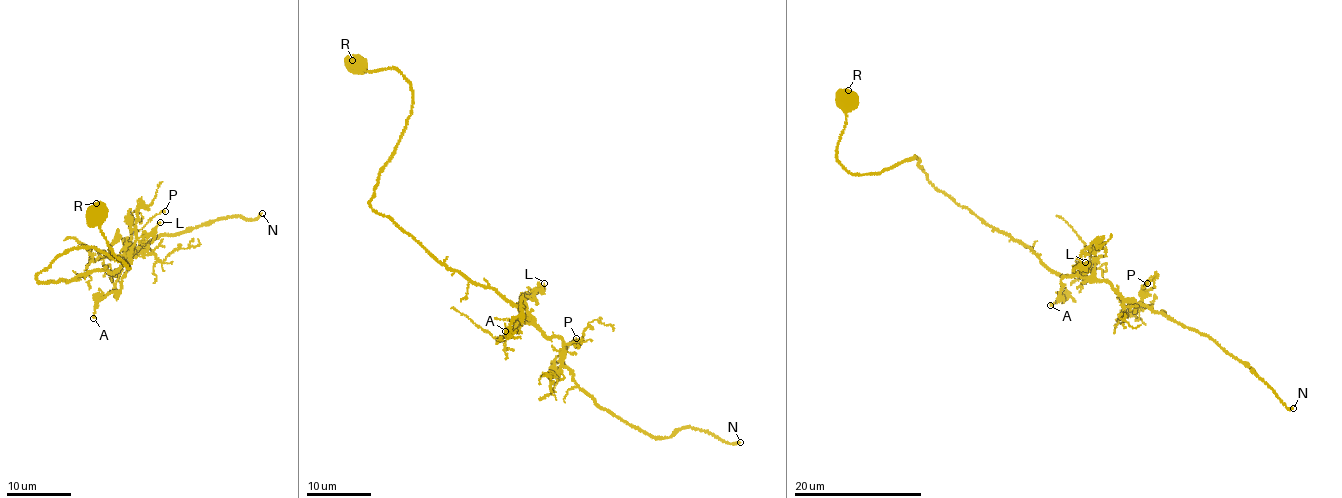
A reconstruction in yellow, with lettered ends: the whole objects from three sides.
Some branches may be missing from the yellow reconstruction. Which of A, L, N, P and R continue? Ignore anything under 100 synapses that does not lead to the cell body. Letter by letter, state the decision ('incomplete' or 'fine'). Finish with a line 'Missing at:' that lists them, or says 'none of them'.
A: fine
L: fine
N: incomplete
P: fine
R: fine
Missing at: N

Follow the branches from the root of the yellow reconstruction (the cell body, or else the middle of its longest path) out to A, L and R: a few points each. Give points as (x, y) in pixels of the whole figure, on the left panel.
A: (94, 271), (117, 272), (124, 263), (131, 262), (122, 286), (98, 301), (93, 318)
L: (94, 271), (117, 272), (128, 259), (138, 237), (153, 233), (160, 222)
R: (94, 271), (69, 282), (36, 278), (55, 257), (81, 247), (130, 269), (100, 232), (96, 203)

